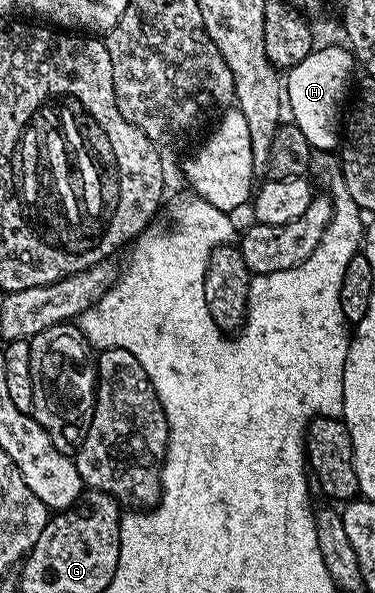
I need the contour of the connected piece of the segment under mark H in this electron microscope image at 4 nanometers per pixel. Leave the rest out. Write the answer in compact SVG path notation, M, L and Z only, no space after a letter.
M344 45L325 46L314 49L307 60L299 60L299 64L287 71L283 82L283 94L287 99L287 110L293 113L292 125L307 136L309 145L314 151L336 151L339 146L339 131L343 126L343 110L345 93L349 90L349 81L353 78L355 59Z

